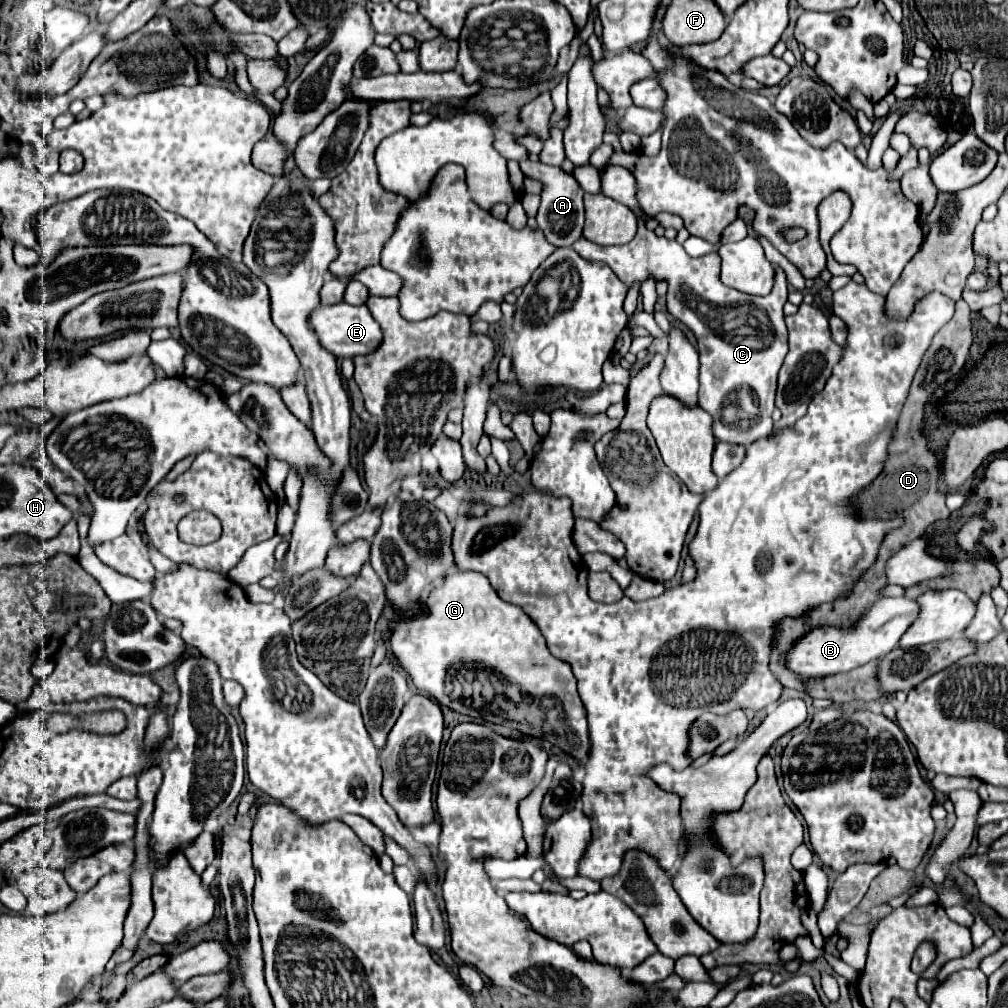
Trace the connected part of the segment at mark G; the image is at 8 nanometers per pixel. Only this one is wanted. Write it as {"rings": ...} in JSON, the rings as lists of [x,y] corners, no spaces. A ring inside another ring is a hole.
{"rings":[[[459,571],[447,575],[443,585],[429,593],[425,613],[407,621],[395,617],[389,631],[389,647],[399,667],[411,675],[413,685],[421,693],[463,713],[463,705],[447,697],[447,673],[451,665],[487,665],[487,669],[495,669],[503,681],[511,681],[511,697],[505,693],[501,697],[501,701],[509,705],[509,711],[503,713],[503,725],[533,737],[545,735],[553,745],[571,753],[575,759],[587,759],[587,719],[571,665],[549,653],[535,621],[521,607],[503,601],[481,573]]]}

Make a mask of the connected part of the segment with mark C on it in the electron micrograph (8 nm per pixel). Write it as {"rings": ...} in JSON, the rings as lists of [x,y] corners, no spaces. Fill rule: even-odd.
{"rings":[[[609,167],[603,175],[601,175],[601,193],[607,197],[613,197],[615,201],[631,207],[635,211],[635,215],[639,217],[639,229],[637,235],[631,243],[627,245],[609,245],[609,247],[601,247],[593,241],[587,241],[585,237],[581,237],[579,241],[573,243],[573,249],[587,261],[603,261],[607,263],[617,275],[619,279],[625,281],[625,285],[631,285],[633,281],[643,283],[649,275],[655,275],[655,279],[665,279],[669,283],[669,291],[667,291],[667,311],[677,317],[679,321],[683,321],[697,337],[699,343],[699,361],[701,361],[701,369],[699,369],[699,405],[713,417],[713,433],[719,441],[727,441],[727,443],[737,443],[737,445],[751,445],[751,441],[763,439],[771,433],[773,429],[773,419],[771,413],[775,409],[775,389],[777,389],[777,373],[783,365],[783,359],[787,355],[787,327],[783,321],[783,305],[787,301],[787,281],[785,281],[785,271],[781,267],[775,267],[775,283],[769,295],[765,297],[755,297],[755,295],[747,295],[741,293],[737,289],[731,289],[727,285],[721,283],[719,279],[719,255],[717,253],[707,253],[703,257],[689,257],[683,247],[677,241],[667,241],[665,237],[657,237],[653,231],[645,229],[645,221],[641,219],[641,209],[639,203],[635,201],[635,179],[631,177],[631,173],[627,173],[627,169],[623,167]],[[739,389],[739,393],[747,393],[751,391],[753,395],[753,407],[751,411],[745,411],[741,407],[735,407],[731,393]]]}

